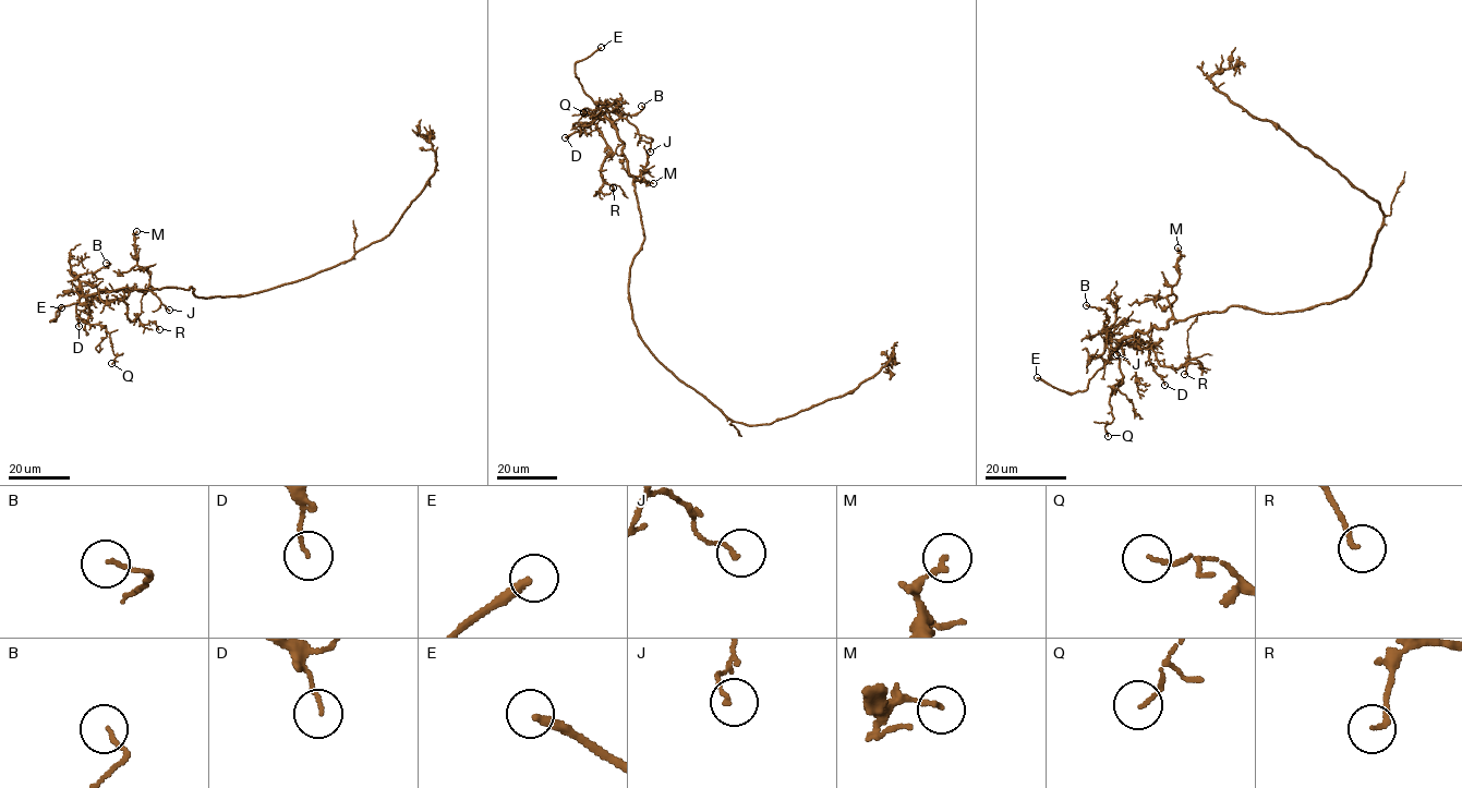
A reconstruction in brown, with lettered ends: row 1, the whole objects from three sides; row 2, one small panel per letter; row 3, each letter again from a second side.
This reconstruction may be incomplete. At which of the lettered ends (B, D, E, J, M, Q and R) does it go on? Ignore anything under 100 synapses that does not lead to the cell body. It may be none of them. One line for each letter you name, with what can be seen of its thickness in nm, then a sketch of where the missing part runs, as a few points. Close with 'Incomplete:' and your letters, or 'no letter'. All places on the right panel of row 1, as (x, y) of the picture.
E: Thickness 280 nm
Incomplete: E

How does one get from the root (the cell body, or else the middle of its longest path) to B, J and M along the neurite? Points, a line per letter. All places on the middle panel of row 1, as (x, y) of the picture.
B: (641, 337), (628, 285), (643, 228), (624, 142), (601, 109), (613, 104), (623, 113), (636, 114), (641, 106)
J: (641, 337), (628, 285), (643, 228), (614, 121), (624, 118), (650, 137), (650, 152)
M: (641, 337), (628, 290), (630, 267), (644, 240), (633, 183), (641, 176), (638, 181), (653, 183)

